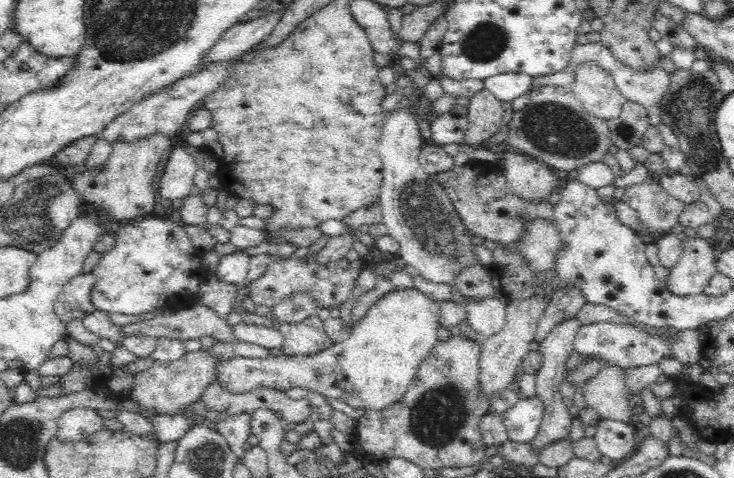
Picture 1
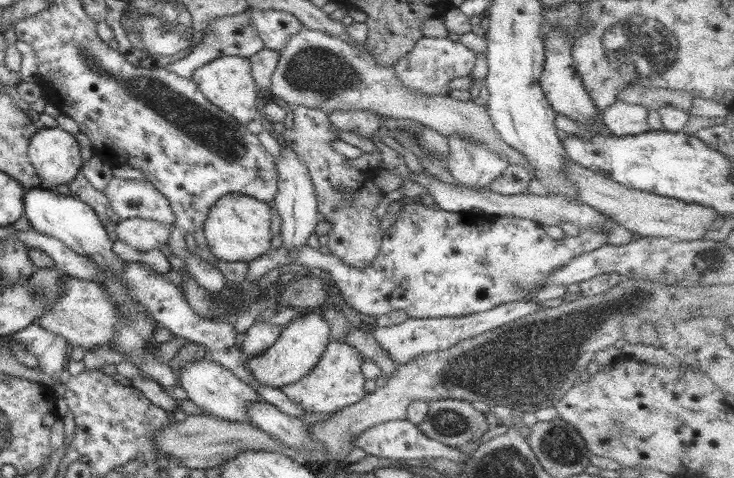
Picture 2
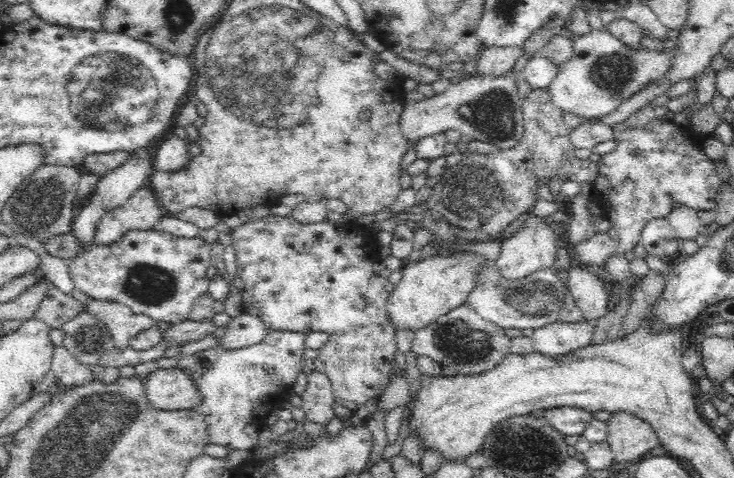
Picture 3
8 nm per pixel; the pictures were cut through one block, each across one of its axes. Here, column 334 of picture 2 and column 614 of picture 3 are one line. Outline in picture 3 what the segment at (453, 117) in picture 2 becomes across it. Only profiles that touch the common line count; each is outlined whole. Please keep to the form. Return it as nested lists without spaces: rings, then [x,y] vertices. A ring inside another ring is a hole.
[[[606,28],[592,30],[573,40],[573,55],[560,68],[550,87],[550,97],[556,107],[585,119],[601,119],[624,100],[648,84],[654,84],[670,74],[673,49],[667,43],[649,43],[643,48],[630,48],[612,36]]]

